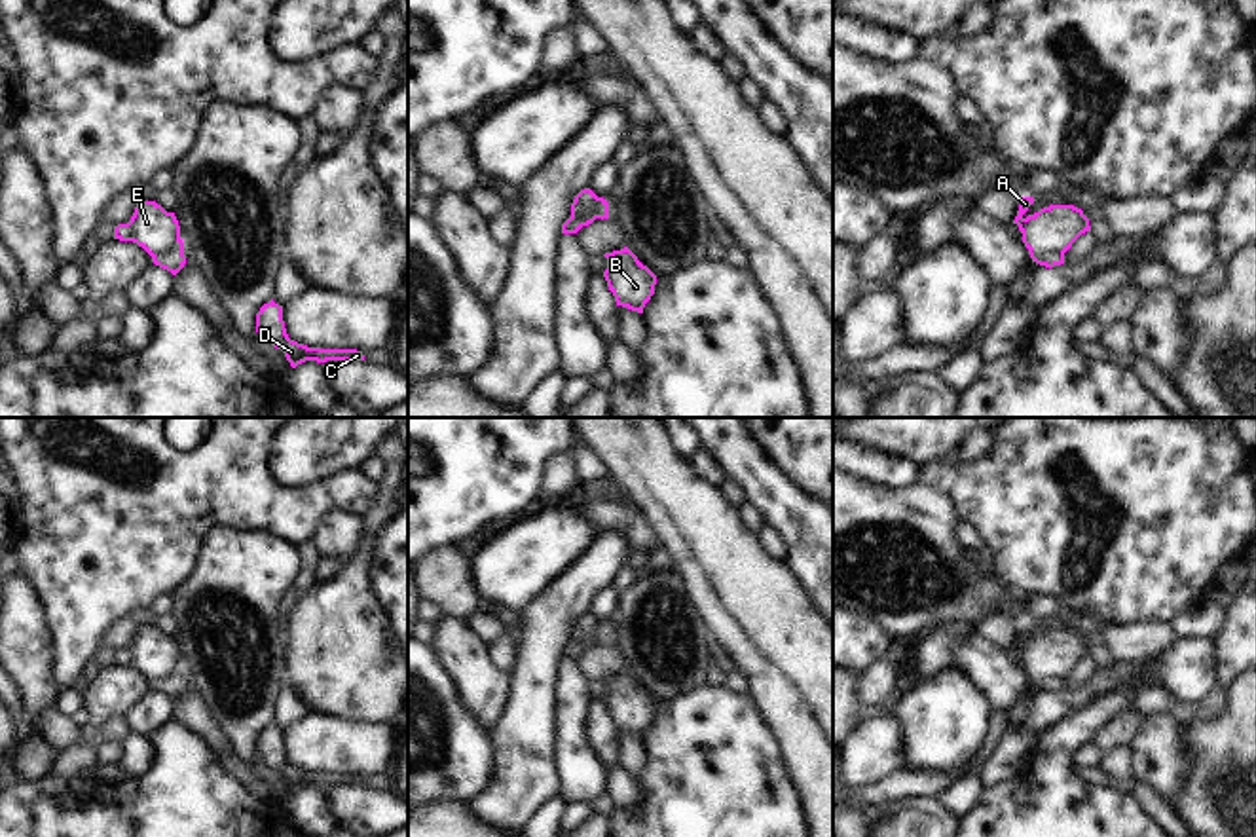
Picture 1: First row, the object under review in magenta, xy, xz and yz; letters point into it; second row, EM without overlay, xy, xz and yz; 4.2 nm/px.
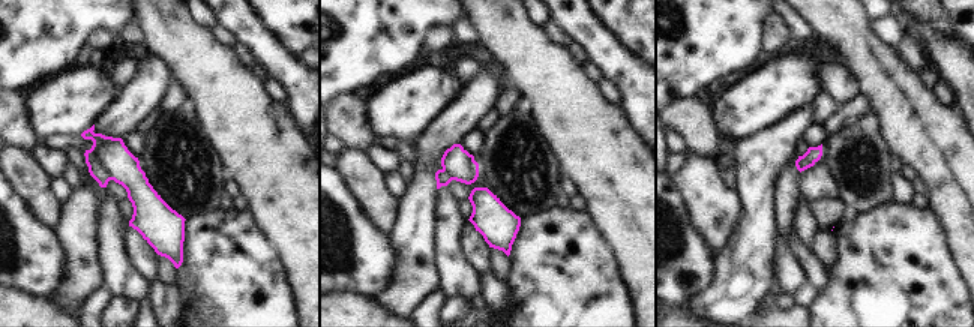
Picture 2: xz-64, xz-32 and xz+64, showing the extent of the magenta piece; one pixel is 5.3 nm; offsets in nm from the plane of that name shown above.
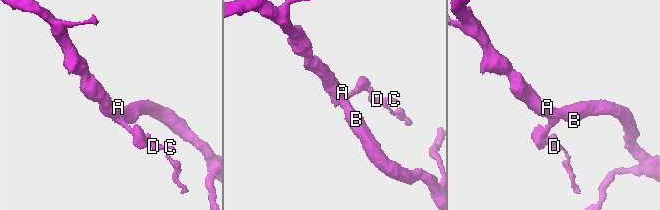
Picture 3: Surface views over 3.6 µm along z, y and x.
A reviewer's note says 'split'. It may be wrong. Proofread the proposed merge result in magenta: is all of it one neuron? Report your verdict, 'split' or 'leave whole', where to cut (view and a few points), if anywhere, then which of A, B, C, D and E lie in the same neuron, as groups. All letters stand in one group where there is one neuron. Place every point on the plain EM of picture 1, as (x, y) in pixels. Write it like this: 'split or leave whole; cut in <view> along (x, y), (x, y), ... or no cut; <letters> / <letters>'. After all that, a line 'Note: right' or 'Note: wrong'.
split; cut in xz along (598, 623), (577, 642), (572, 642); A B E / C D
Note: right

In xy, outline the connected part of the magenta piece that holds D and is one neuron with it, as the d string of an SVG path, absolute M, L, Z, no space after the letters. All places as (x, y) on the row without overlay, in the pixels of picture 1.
M269 725L256 738L256 757L273 772L281 774L290 788L292 793L305 786L364 786L362 776L357 774L321 774L307 772L288 763L285 746L283 746L283 731Z

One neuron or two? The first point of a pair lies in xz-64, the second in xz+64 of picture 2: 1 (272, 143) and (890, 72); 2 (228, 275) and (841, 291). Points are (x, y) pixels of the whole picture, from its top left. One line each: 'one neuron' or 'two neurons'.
1: one neuron
2: one neuron

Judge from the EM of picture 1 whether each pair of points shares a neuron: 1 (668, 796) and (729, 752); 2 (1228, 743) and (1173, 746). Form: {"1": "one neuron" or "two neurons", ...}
{"1": "one neuron", "2": "two neurons"}

